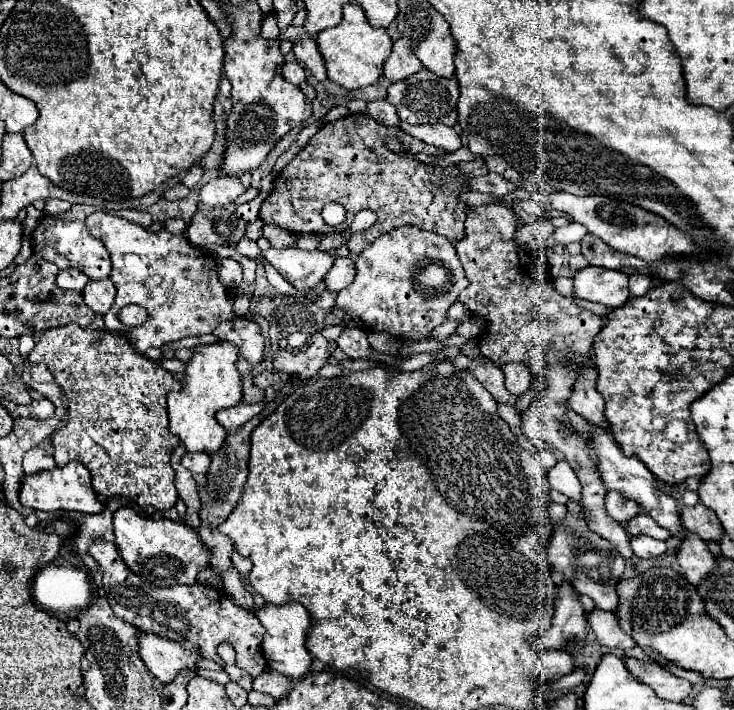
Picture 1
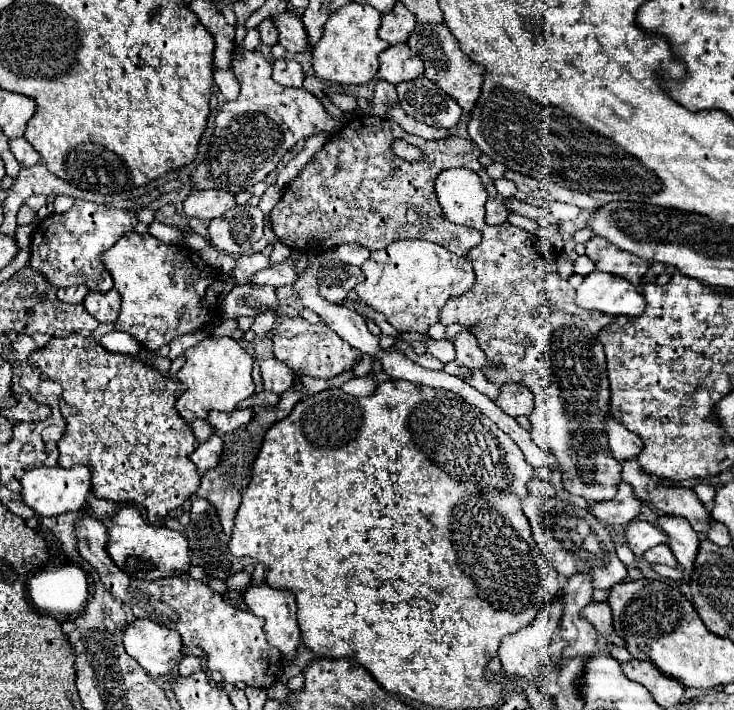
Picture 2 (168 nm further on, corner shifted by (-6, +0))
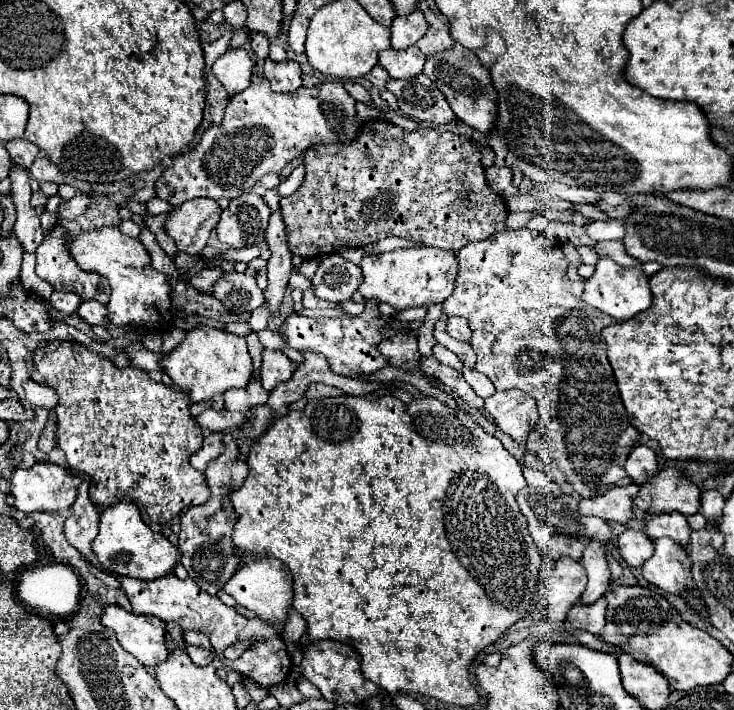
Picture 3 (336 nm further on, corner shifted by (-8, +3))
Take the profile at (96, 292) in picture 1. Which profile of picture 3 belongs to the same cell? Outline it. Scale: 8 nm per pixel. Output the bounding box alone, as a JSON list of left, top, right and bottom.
[78,300,108,326]

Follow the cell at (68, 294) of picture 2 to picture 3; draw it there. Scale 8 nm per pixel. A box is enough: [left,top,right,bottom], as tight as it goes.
[50,292,80,312]

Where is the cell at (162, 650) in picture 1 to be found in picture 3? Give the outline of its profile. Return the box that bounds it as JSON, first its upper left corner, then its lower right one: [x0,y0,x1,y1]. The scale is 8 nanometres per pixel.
[100,604,168,666]

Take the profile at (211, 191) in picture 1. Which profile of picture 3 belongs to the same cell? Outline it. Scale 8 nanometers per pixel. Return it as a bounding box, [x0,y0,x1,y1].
[164,198,222,256]

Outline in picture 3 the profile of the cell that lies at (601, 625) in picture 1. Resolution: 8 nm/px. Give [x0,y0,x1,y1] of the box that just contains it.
[568,598,606,634]

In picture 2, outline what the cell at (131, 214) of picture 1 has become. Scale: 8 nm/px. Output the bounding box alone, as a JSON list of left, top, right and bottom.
[30,201,136,293]

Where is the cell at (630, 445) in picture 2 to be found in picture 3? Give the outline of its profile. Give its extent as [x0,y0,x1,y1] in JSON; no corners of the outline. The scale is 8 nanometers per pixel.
[624,444,660,486]

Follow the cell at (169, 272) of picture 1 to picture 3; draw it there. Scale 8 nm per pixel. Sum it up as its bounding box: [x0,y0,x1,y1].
[64,226,174,332]

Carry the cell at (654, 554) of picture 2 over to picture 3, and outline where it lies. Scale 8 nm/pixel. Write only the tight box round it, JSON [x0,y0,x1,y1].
[642,538,708,610]

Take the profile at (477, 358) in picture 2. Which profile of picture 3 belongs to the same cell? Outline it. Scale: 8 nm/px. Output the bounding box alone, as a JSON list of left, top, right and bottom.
[446,316,472,342]

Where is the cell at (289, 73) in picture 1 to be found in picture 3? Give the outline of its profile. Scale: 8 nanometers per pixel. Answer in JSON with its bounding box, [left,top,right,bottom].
[264,58,302,94]

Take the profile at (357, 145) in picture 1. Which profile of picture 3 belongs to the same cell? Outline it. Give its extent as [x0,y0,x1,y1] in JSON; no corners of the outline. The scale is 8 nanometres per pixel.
[280,120,506,260]

